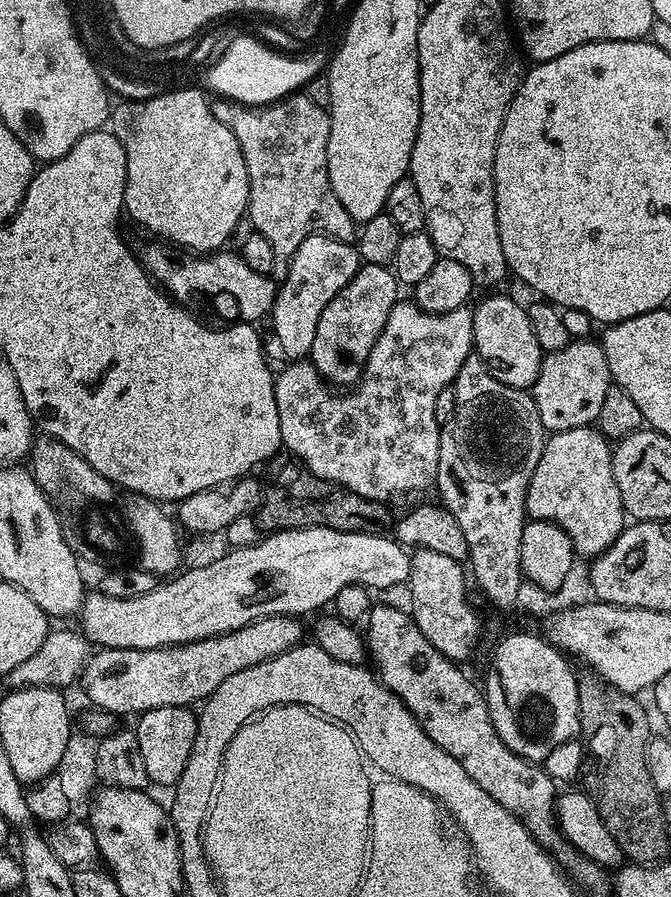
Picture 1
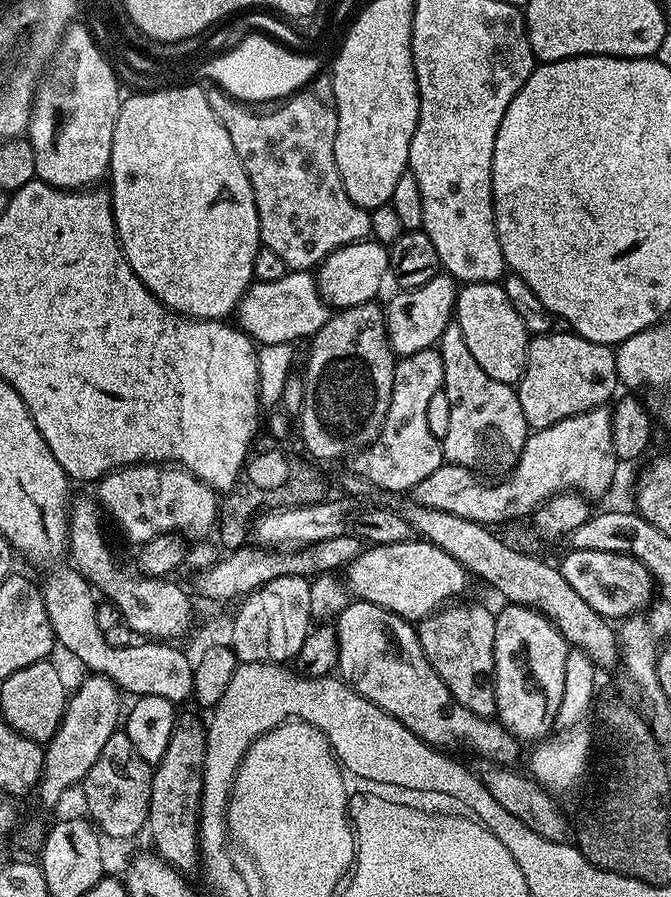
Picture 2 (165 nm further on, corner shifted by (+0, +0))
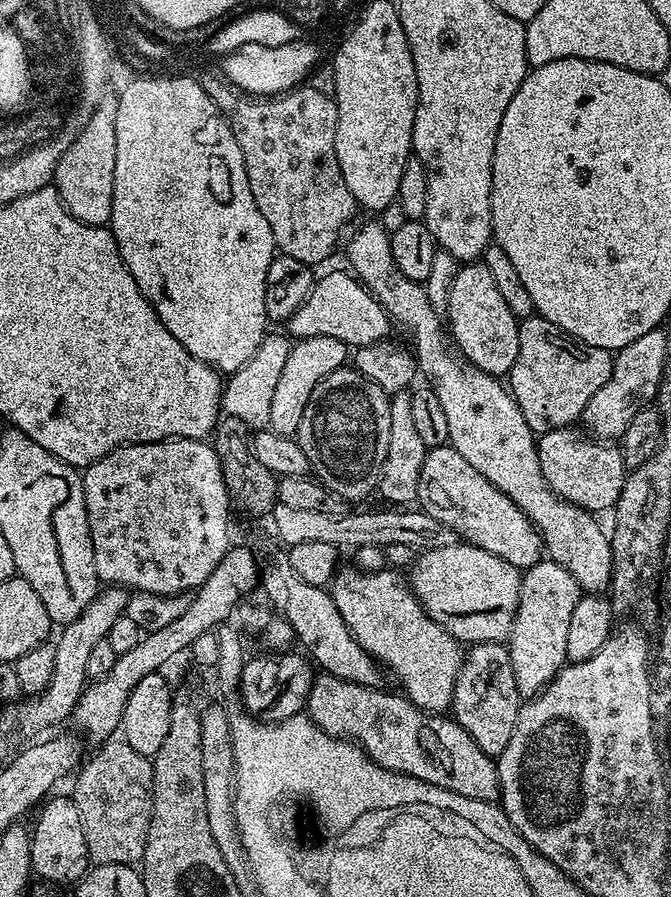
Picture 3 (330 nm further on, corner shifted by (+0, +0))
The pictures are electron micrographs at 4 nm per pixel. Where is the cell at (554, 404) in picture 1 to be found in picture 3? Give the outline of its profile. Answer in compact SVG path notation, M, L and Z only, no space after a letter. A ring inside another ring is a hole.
M539 314L519 321L518 358L506 377L507 387L534 434L575 425L583 417L586 402L610 378L613 353L606 348L582 344Z

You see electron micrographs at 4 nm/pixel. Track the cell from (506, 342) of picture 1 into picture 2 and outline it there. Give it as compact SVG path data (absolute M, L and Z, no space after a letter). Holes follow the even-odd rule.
M503 283L463 285L456 293L454 323L462 326L462 335L466 338L470 354L474 354L474 362L478 362L478 366L482 366L482 370L486 370L490 378L513 386L520 383L528 357L530 333L526 330L526 326L522 326L522 318L518 318L514 306L510 306L510 298L506 298Z

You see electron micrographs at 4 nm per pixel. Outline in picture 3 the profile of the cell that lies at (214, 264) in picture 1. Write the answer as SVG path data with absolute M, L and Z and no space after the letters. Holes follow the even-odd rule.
M343 271L328 272L321 280L319 277L313 283L306 302L298 310L294 310L291 320L287 321L287 331L293 337L301 340L314 338L315 335L338 338L353 349L365 348L367 344L379 344L389 339L388 311L372 297L372 293L351 271Z

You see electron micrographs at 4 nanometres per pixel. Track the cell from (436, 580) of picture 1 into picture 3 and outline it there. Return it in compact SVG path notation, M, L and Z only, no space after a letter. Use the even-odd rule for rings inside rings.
M503 643L471 645L454 686L450 712L486 755L499 758L502 750L506 750L510 734L514 734L514 726L518 722L521 703L522 697L518 682L514 682L514 666L507 647Z

